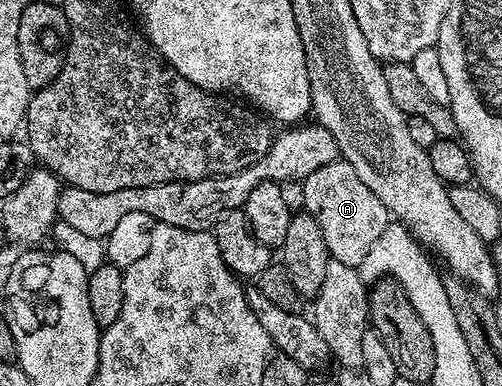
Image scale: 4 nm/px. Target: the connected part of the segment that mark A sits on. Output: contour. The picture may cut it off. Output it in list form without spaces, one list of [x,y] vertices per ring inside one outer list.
[[[341,159],[316,167],[316,171],[300,183],[300,189],[301,208],[320,223],[320,232],[324,234],[324,243],[328,243],[331,258],[345,265],[360,266],[364,255],[372,251],[372,243],[380,239],[384,227],[390,224],[390,210],[376,199],[375,193],[361,181],[360,175],[356,175],[356,170]]]

